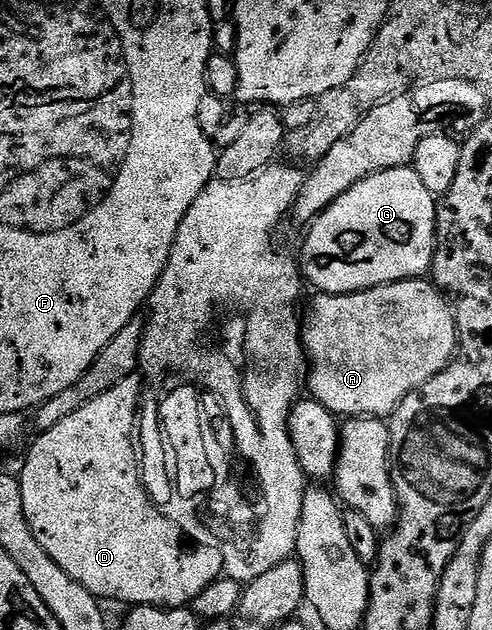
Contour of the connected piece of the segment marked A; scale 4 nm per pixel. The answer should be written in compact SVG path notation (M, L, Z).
M417 279L414 281L395 281L389 285L379 285L373 289L364 289L360 293L341 293L339 295L316 295L316 298L312 301L312 306L308 309L308 321L306 317L306 324L302 329L302 340L304 343L304 351L306 354L307 364L310 366L310 393L312 389L311 396L318 403L322 403L322 407L326 407L332 413L335 413L337 418L340 419L359 419L361 417L370 417L373 419L388 419L391 418L392 414L395 413L396 409L399 408L401 403L403 403L411 393L418 392L424 386L427 386L429 383L435 382L436 377L440 373L443 373L449 365L452 364L454 358L458 353L458 330L456 328L456 315L455 312L445 294L441 293L435 285L432 284L431 280L428 279Z

